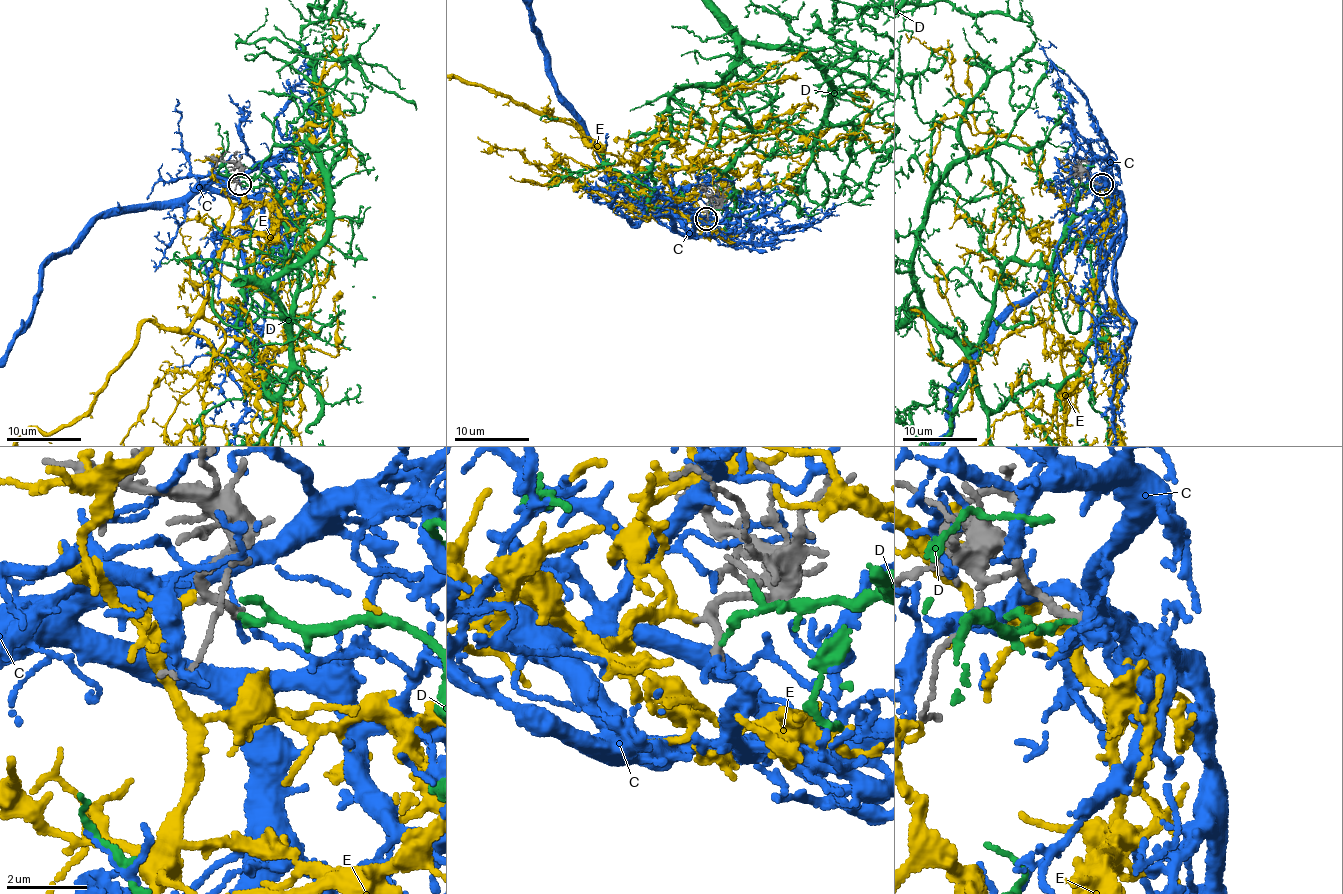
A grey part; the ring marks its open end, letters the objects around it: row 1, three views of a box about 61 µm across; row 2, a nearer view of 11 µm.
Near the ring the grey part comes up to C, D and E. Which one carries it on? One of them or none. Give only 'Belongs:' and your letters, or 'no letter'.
Belongs: no letter

